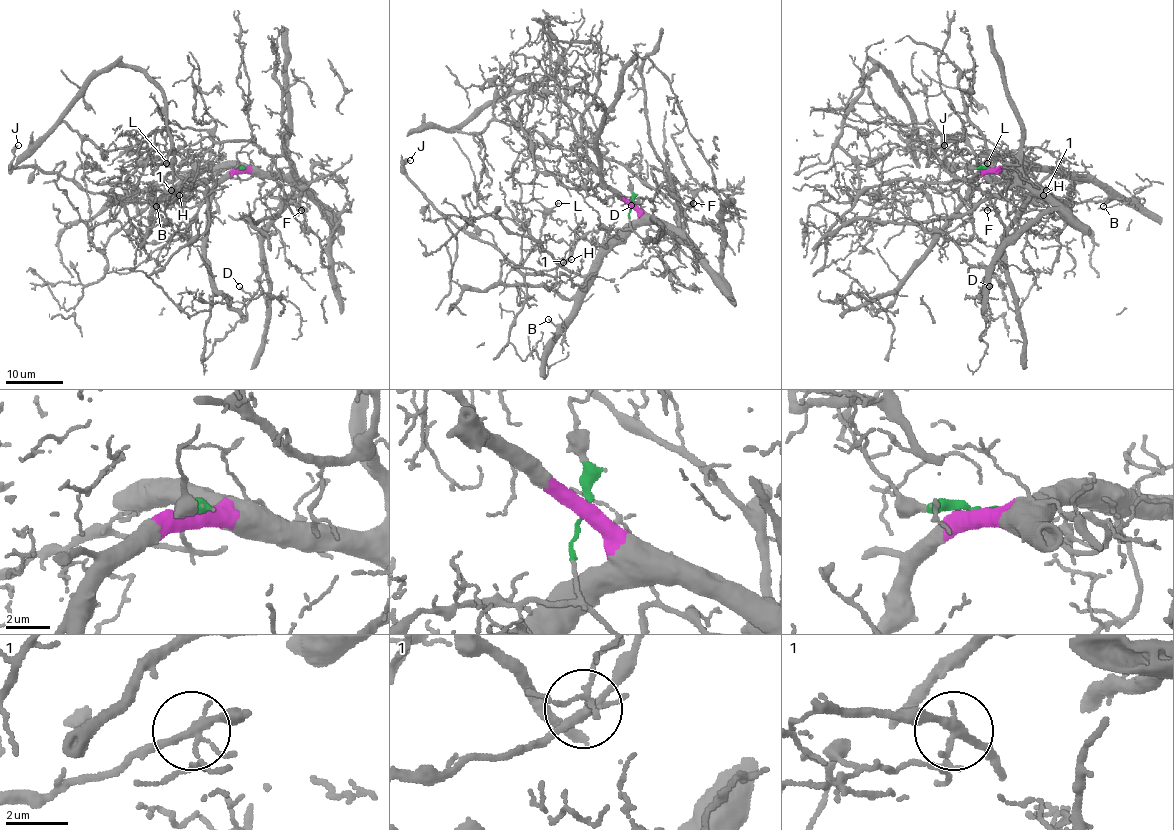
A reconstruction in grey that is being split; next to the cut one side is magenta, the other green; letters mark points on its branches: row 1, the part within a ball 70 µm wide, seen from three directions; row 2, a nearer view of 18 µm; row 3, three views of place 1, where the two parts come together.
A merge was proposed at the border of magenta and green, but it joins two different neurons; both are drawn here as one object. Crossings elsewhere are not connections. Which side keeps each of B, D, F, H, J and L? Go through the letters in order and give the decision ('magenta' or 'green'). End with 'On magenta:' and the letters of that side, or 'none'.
B: magenta
D: magenta
F: magenta
H: green
J: green
L: green
On magenta: B, D, F

